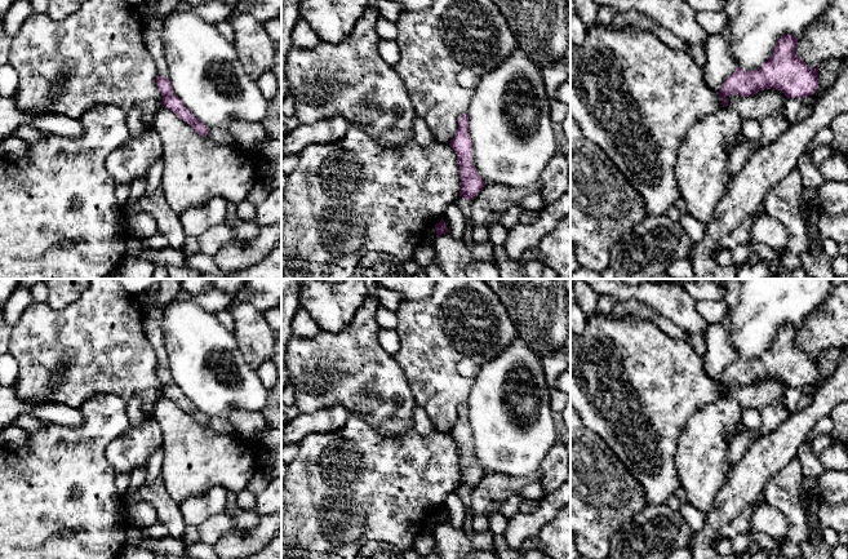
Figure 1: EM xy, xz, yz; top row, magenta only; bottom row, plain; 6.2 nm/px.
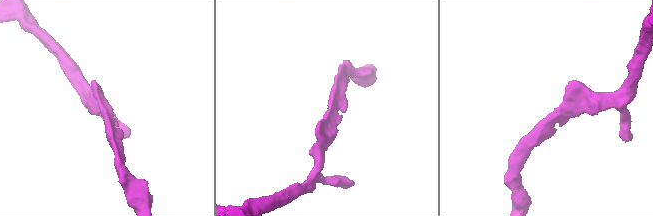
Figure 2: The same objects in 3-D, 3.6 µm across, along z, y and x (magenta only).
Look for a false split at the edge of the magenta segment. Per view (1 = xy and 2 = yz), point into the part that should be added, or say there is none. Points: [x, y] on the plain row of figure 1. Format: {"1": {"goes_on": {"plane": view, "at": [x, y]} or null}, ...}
{"1": {"goes_on": null}, "2": {"goes_on": null}}

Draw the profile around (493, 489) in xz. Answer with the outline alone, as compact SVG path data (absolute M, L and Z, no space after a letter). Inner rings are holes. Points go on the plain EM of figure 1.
M537 470L525 478L487 473L472 489L471 506L467 511L467 516L472 519L475 515L490 516L492 514L498 513L501 505L506 500L518 494L523 487L538 483L541 478L541 470Z

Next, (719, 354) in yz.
M728 316L722 320L707 324L706 354L703 356L703 368L706 374L715 382L719 382L724 369L732 364L737 356L731 338Z

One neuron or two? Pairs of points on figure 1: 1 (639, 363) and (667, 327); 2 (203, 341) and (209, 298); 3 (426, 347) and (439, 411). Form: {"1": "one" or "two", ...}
{"1": "two", "2": "two", "3": "one"}

